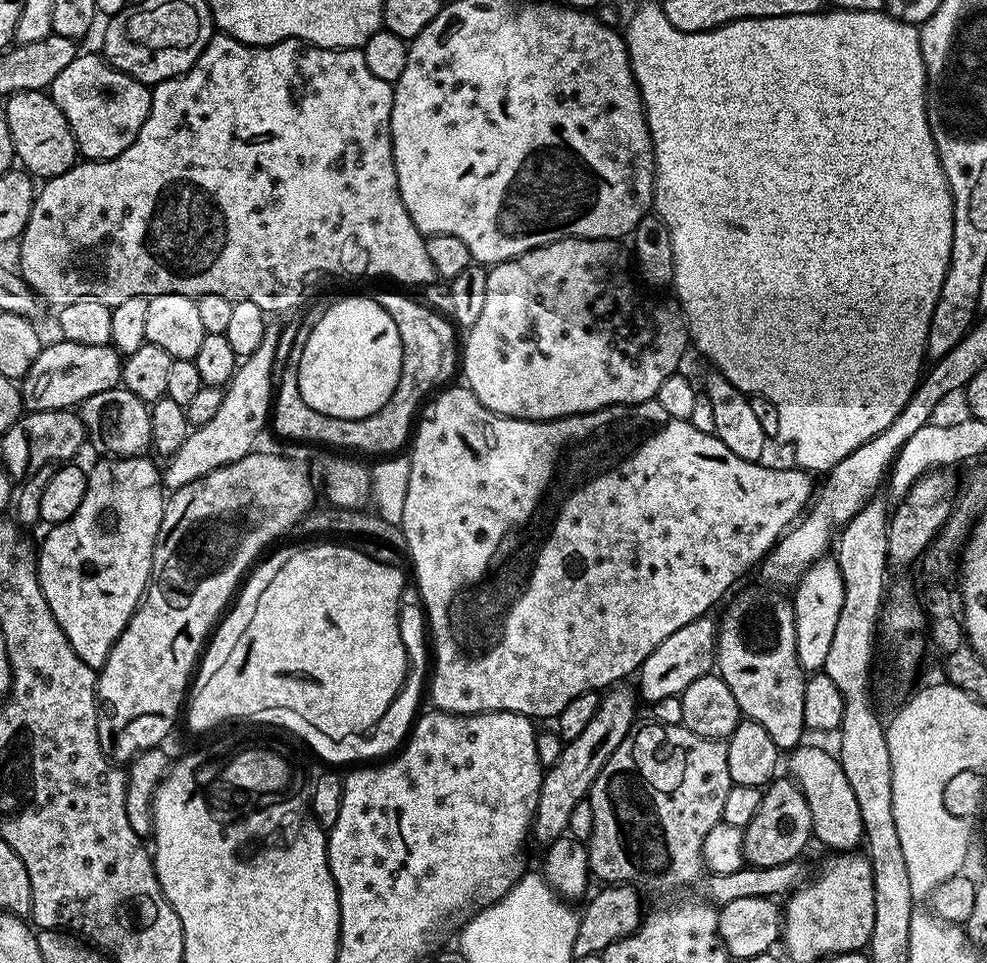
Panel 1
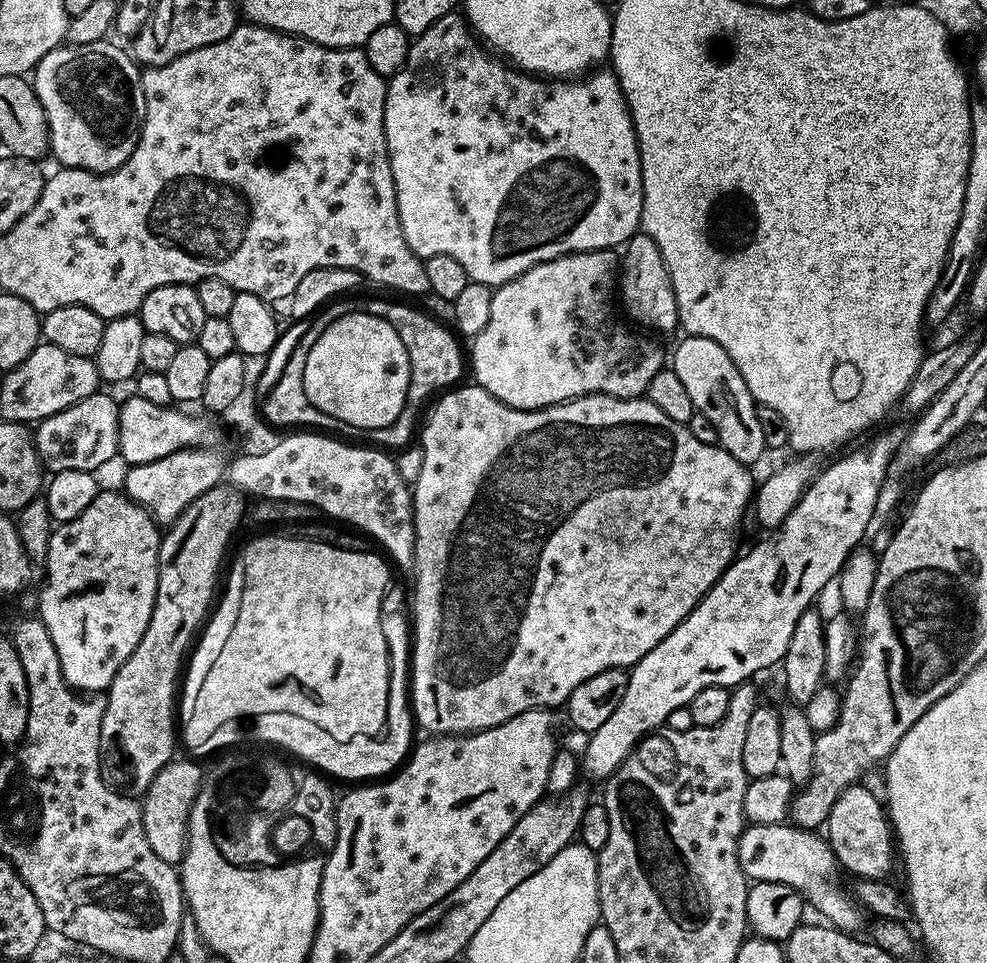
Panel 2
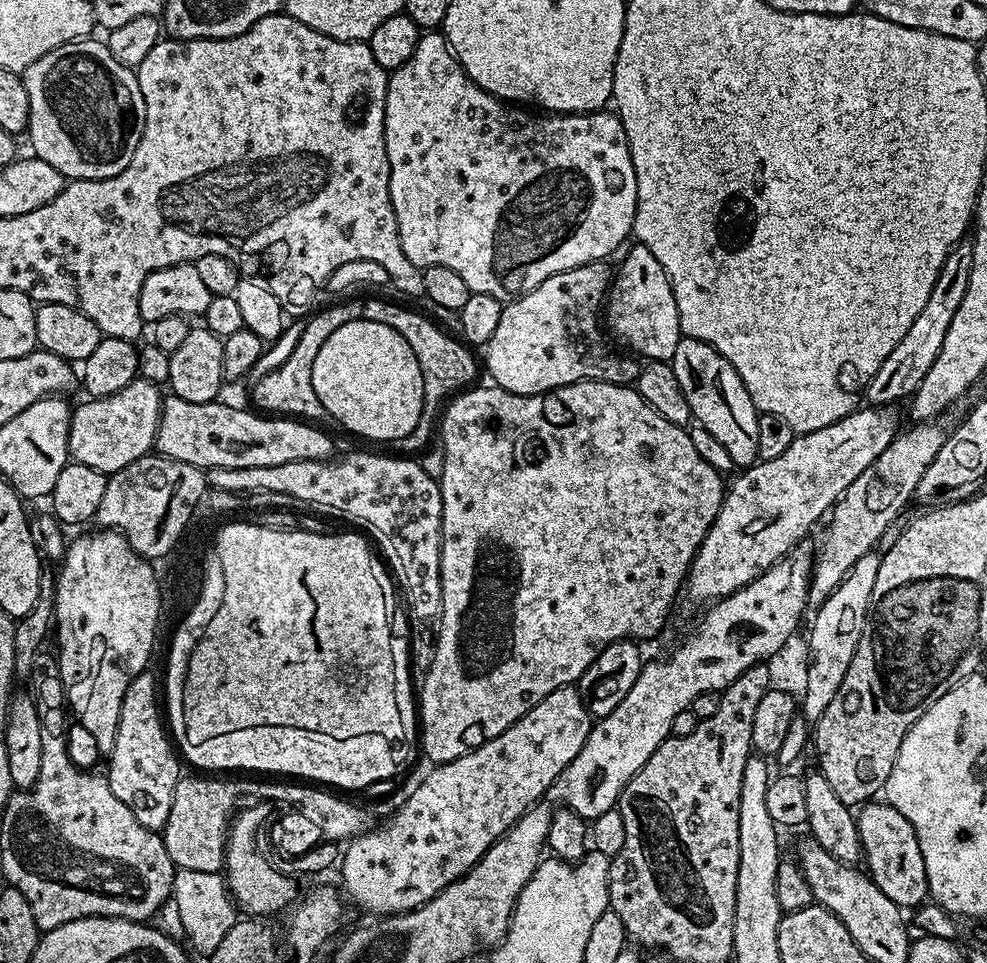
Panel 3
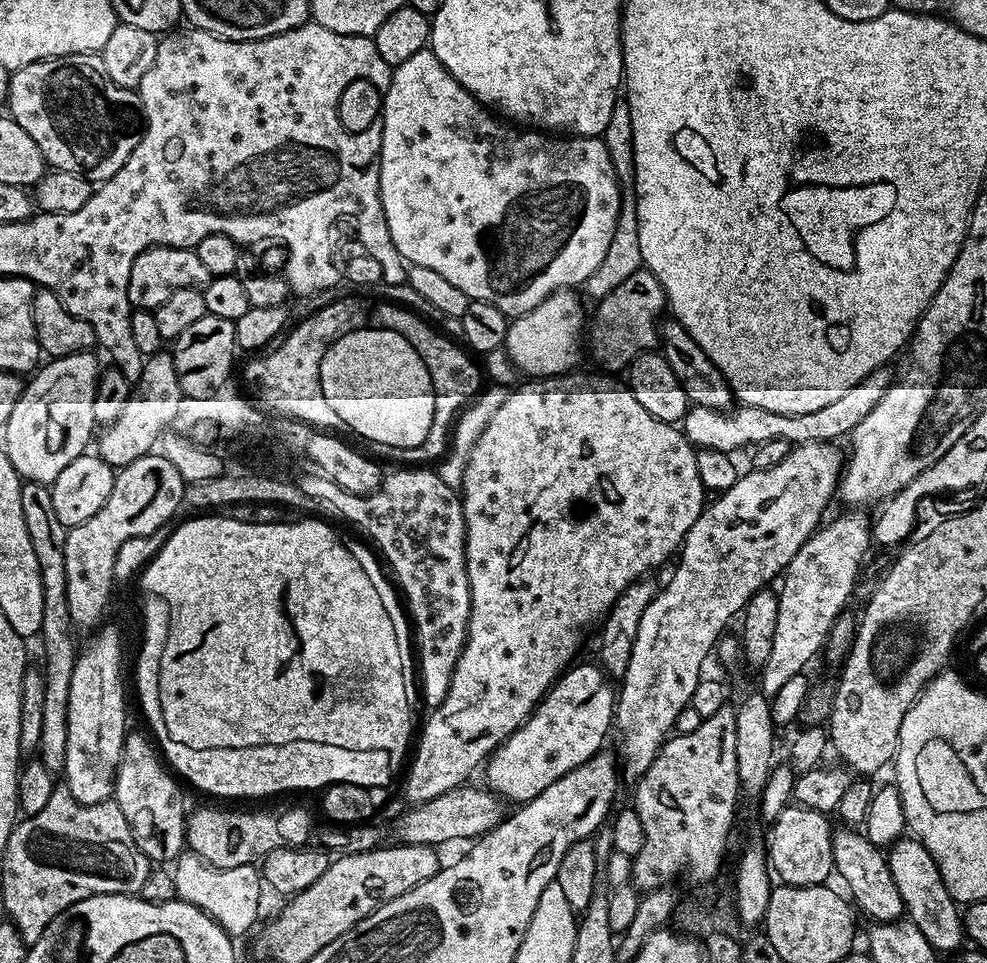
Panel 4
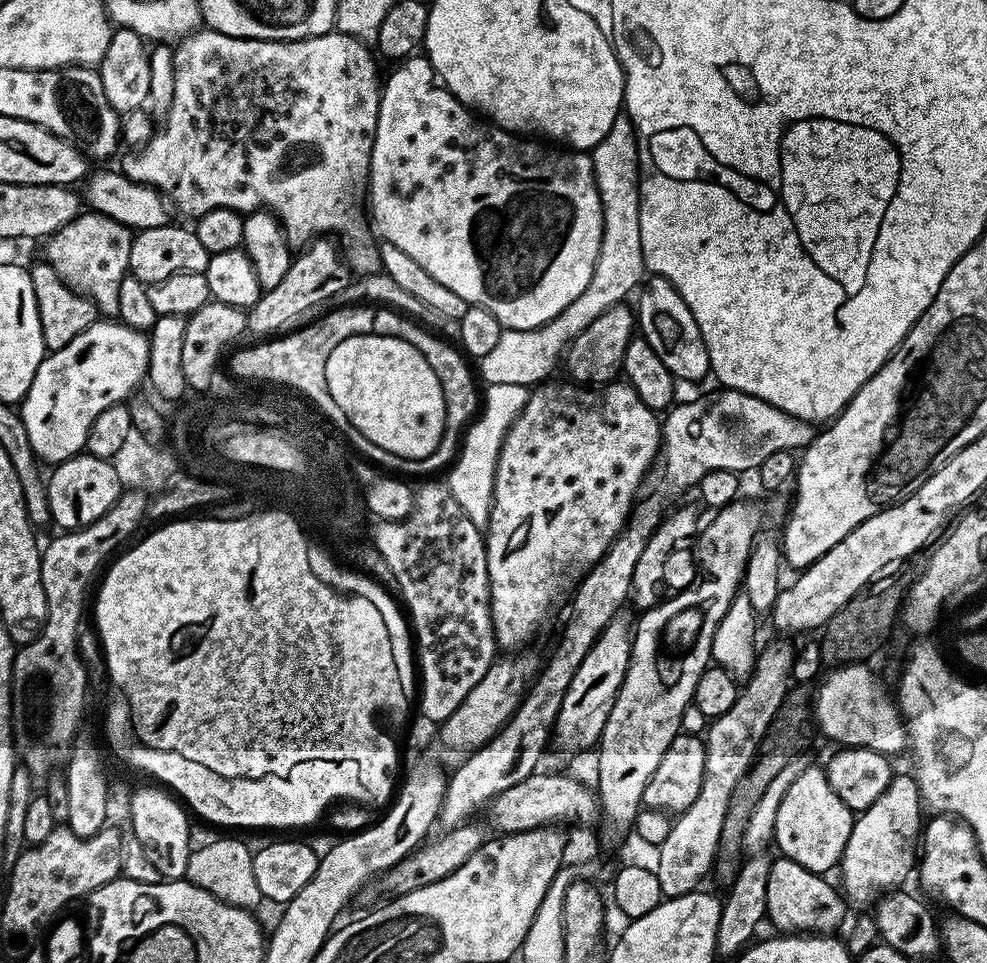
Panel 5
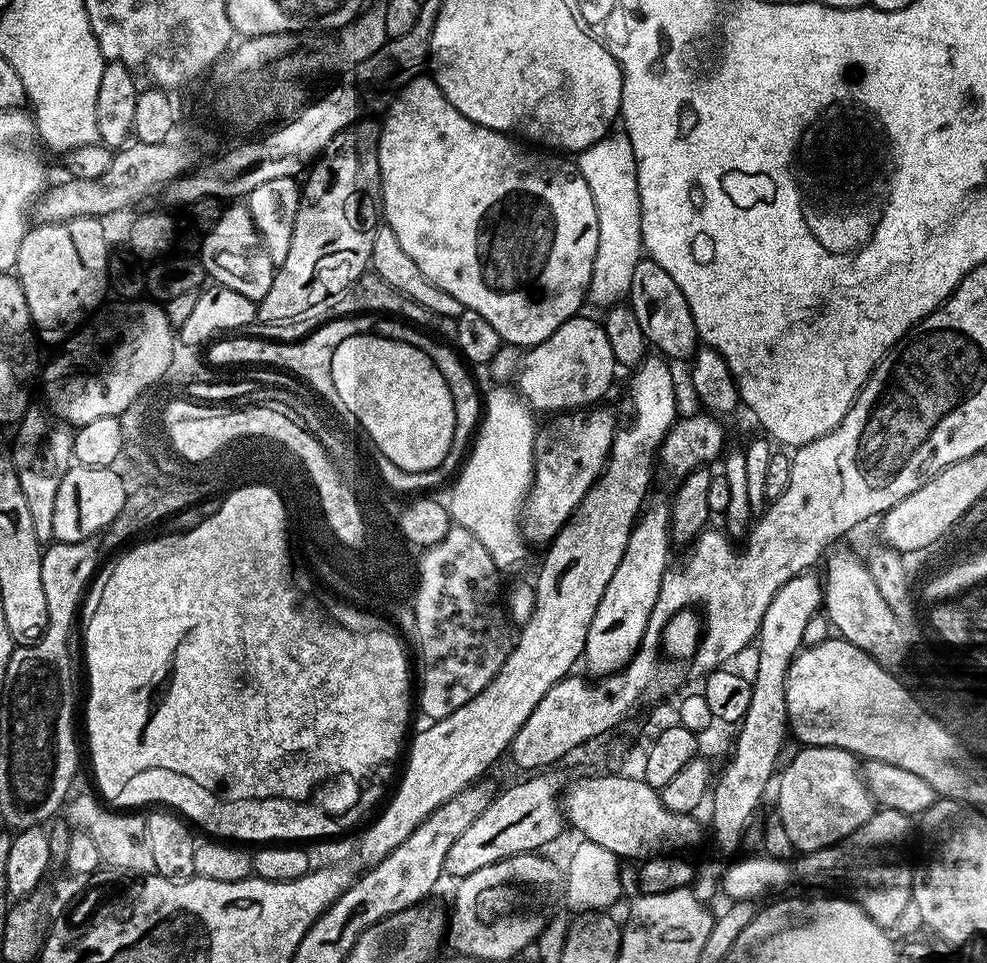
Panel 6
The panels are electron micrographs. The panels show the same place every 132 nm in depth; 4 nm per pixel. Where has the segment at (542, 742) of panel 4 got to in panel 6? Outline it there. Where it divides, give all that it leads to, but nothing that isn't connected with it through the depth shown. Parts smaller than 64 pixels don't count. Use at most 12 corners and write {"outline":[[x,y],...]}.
{"outline":[[672,509],[637,519],[582,657],[589,677],[632,661],[674,551]]}

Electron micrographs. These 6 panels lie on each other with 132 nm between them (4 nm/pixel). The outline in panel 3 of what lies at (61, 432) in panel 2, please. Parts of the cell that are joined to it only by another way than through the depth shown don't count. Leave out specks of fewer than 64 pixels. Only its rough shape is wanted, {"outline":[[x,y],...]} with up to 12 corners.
{"outline":[[137,378],[72,408],[68,455],[111,474],[153,451],[162,407]]}

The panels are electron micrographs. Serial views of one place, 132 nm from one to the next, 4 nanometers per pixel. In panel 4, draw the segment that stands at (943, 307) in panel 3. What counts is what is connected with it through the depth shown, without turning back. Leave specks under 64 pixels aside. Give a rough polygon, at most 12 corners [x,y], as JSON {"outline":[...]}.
{"outline":[[891,367],[875,368],[810,414],[689,407],[696,448],[736,454],[770,442],[840,442],[882,402]]}

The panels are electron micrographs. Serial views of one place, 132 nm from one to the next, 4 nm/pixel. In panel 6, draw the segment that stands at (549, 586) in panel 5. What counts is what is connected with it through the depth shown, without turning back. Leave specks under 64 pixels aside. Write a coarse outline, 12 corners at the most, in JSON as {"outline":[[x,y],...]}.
{"outline":[[615,414],[539,425],[525,541],[554,539],[604,471]]}

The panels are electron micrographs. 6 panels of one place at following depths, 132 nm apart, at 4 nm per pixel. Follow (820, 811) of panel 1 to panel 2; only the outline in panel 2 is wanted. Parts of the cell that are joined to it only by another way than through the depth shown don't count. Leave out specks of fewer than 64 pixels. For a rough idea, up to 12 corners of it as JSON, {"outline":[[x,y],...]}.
{"outline":[[848,785],[826,839],[845,873],[883,880],[894,829],[883,801]]}

